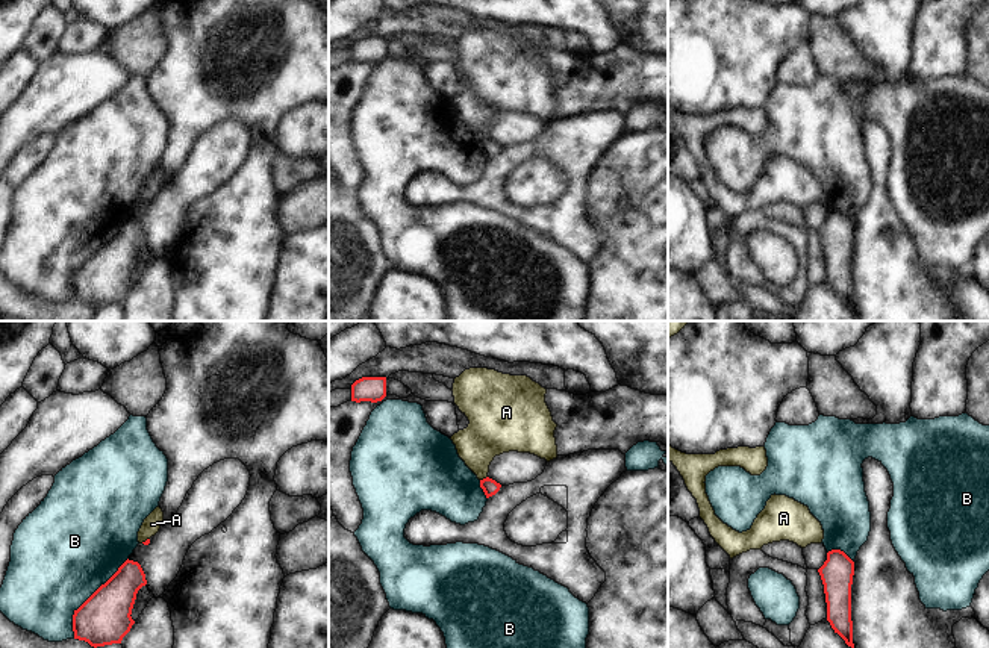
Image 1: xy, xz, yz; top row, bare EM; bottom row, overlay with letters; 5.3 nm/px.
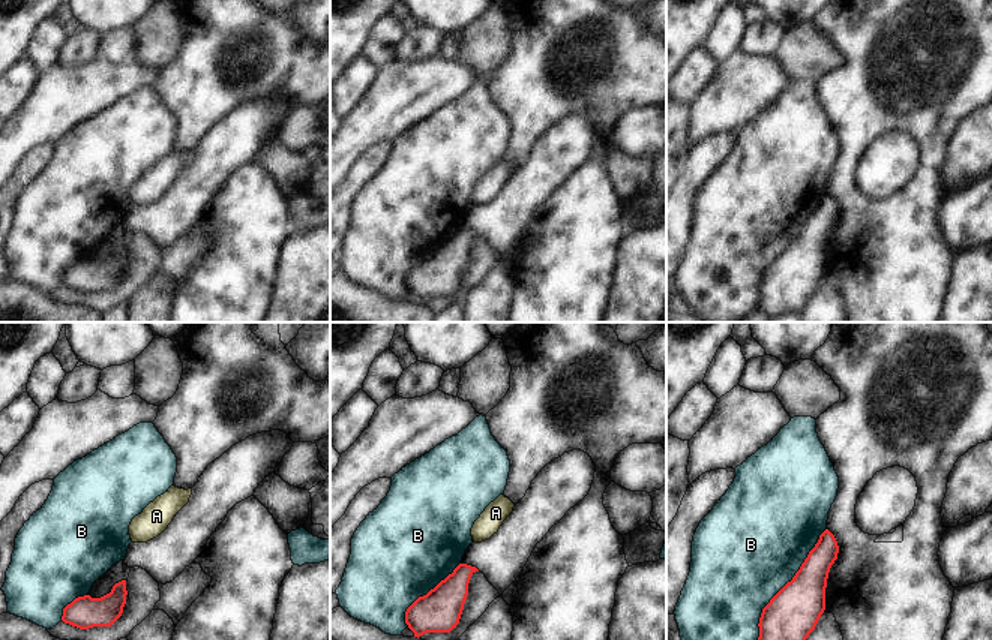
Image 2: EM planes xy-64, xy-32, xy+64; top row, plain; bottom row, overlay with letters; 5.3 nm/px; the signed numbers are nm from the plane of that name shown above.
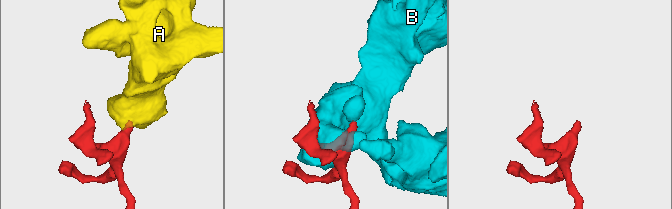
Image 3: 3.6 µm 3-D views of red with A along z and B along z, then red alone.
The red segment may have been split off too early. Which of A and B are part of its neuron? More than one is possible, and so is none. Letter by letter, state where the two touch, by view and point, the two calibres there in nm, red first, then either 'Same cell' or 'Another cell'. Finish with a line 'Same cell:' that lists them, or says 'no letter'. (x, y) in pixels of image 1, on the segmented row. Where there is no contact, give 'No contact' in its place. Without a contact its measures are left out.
A: Touches red at xz (483, 479). Thickness 90 nm (red) against 240 nm. Another cell
B: Touches red at xy (88, 598). Thickness 280 nm (red) against 500 nm. Another cell
Same cell: no letter.

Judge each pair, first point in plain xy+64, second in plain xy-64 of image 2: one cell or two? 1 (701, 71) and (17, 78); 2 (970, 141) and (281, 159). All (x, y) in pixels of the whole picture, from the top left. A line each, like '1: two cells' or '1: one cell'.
1: one cell
2: two cells

